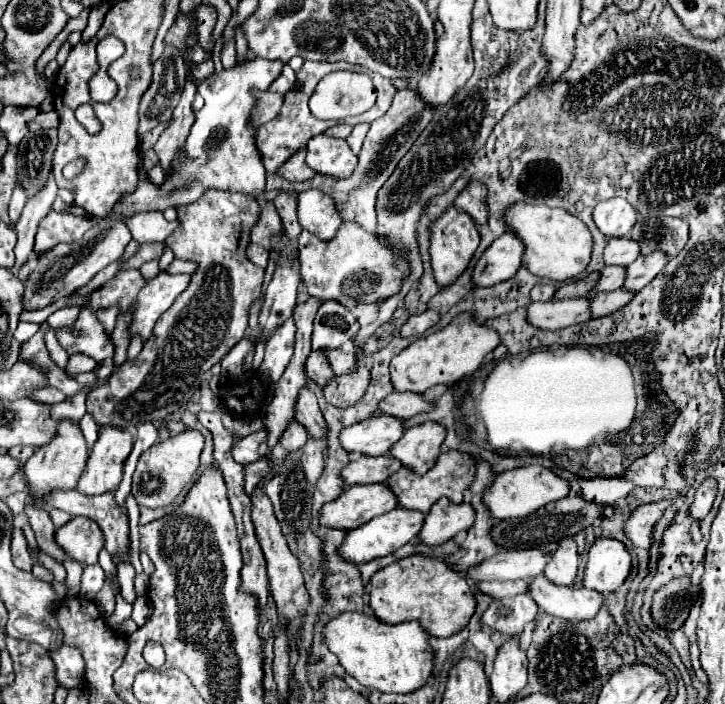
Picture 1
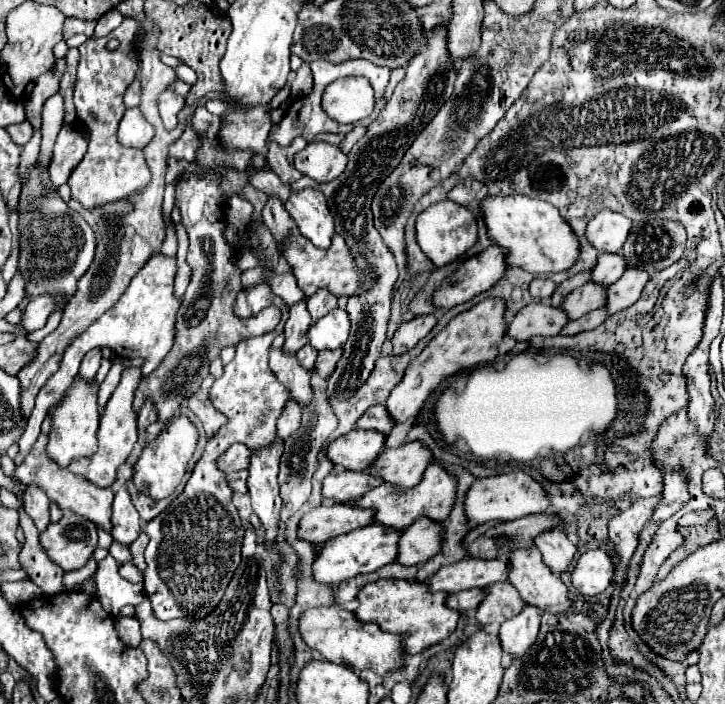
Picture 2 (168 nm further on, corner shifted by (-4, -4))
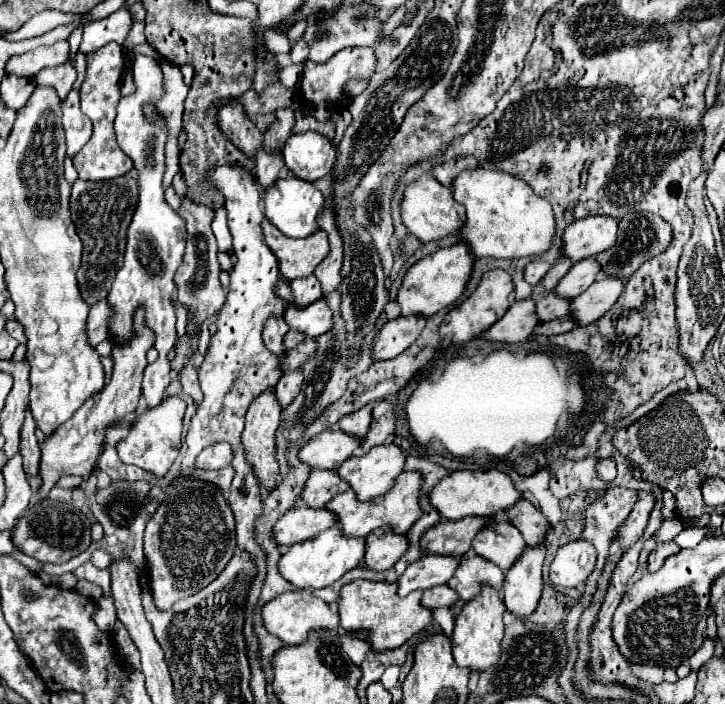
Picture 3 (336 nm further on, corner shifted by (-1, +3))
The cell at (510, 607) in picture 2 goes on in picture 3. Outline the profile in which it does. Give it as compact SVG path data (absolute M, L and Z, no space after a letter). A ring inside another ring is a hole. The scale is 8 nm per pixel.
M472 556L462 560L460 568L456 570L448 586L460 594L462 602L470 602L474 600L474 596L478 596L482 586L488 584L500 590L502 582L504 582L504 572L498 566L494 566L490 560L484 560L480 556Z

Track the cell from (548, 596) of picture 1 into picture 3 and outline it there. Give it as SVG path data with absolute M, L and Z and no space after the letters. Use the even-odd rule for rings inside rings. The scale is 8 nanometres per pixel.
M498 514L492 526L476 534L472 548L478 552L478 556L494 562L502 572L506 572L516 558L526 552L528 544L524 542L522 534L518 534L518 528Z

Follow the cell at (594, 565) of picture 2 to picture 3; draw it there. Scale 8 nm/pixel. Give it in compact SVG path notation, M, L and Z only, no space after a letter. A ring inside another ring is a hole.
M586 540L562 546L550 566L550 580L556 588L582 588L596 564L596 550Z

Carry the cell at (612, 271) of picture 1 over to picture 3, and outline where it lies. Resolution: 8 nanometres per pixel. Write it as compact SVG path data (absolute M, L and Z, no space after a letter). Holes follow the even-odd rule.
M546 292L538 302L536 302L536 314L540 322L548 322L560 316L570 314L570 300L568 298L558 298L558 294Z

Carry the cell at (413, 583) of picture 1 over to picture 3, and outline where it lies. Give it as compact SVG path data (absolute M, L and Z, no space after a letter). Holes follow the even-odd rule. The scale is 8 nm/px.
M354 580L346 584L340 592L340 626L344 630L370 630L368 642L374 650L392 650L402 646L414 634L432 626L432 610L422 606L422 592L416 590L408 596L398 596L398 584L374 582L374 580Z

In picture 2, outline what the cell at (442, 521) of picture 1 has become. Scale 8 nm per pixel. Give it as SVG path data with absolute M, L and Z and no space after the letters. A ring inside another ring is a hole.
M417 517L399 537L395 561L401 565L423 565L441 551L443 527L427 517Z

